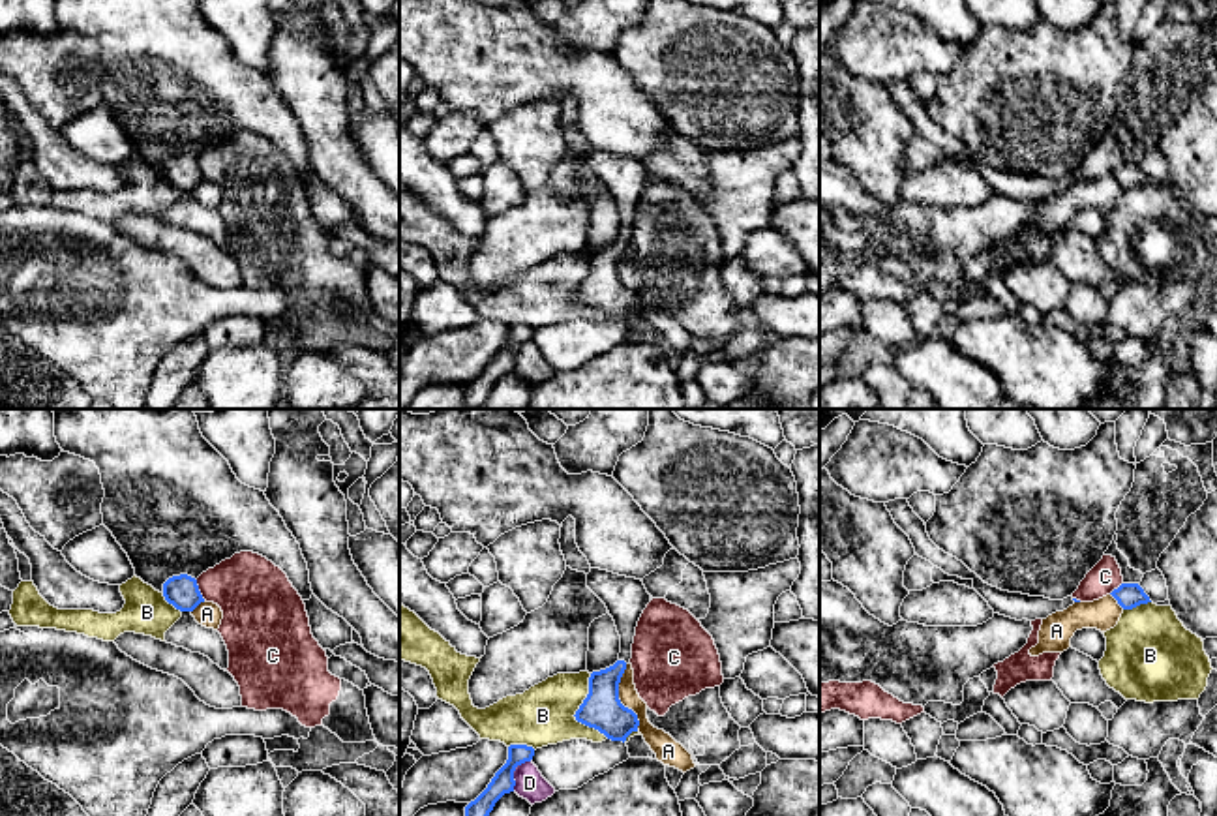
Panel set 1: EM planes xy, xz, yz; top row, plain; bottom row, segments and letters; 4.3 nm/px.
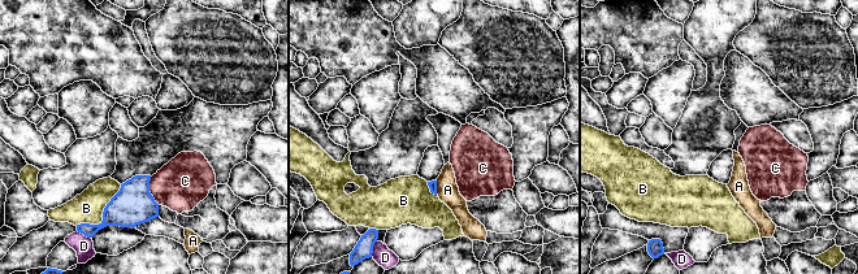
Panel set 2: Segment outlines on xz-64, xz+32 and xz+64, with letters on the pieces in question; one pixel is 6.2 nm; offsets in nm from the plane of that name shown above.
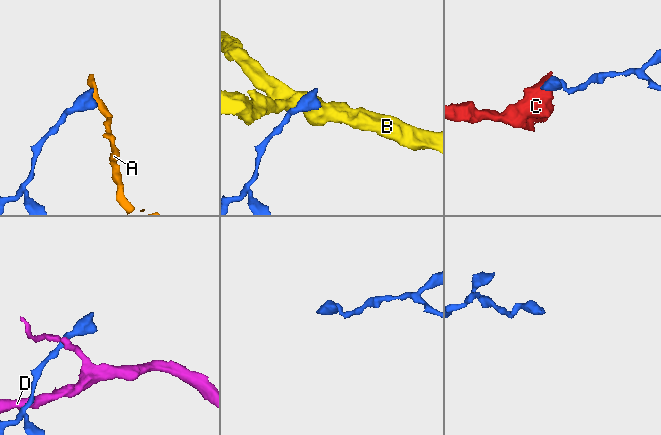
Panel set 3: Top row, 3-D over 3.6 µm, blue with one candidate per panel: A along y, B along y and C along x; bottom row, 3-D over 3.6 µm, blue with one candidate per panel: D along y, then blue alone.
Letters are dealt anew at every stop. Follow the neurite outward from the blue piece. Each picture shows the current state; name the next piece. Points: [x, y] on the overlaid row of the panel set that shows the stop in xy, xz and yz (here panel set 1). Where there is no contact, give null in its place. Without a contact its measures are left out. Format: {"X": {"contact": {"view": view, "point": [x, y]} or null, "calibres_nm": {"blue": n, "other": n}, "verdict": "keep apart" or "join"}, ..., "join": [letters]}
{"A": {"contact": {"view": "xz", "point": [617, 698]}, "calibres_nm": {"blue": 170, "other": 90}, "verdict": "keep apart"}, "B": {"contact": {"view": "xz", "point": [576, 713]}, "calibres_nm": {"blue": 170, "other": 260}, "verdict": "keep apart"}, "C": {"contact": {"view": "xy", "point": [197, 589]}, "calibres_nm": {"blue": 140, "other": 320}, "verdict": "keep apart"}, "D": {"contact": {"view": "xz", "point": [514, 770]}, "calibres_nm": {"blue": 100, "other": 130}, "verdict": "keep apart"}, "join": []}

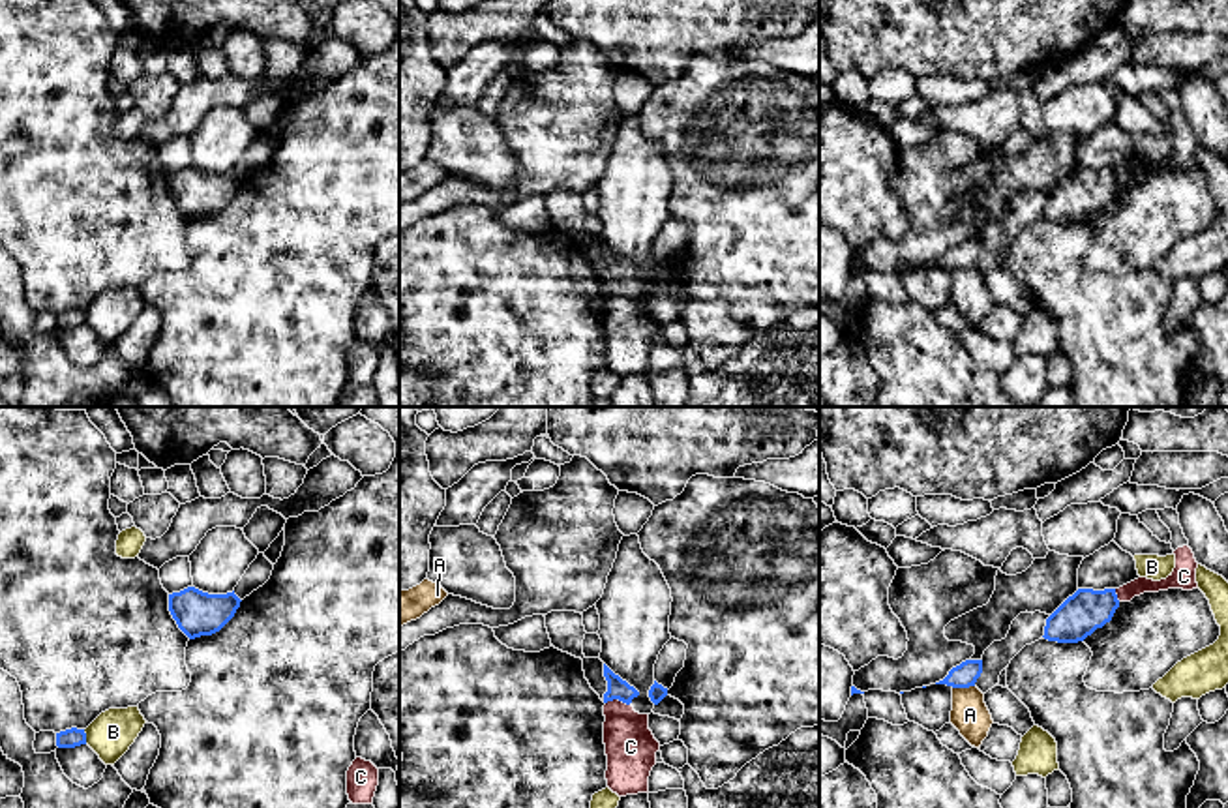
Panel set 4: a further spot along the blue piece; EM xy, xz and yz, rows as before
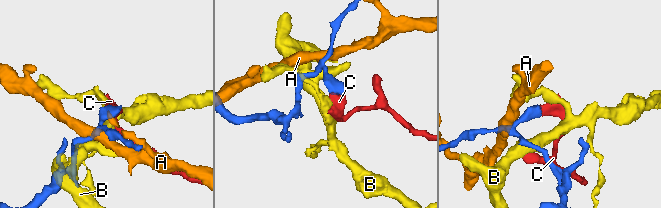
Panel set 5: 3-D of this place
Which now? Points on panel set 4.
{"A": {"contact": {"view": "yz", "point": [962, 687]}, "calibres_nm": {"blue": 110, "other": 160}, "verdict": "keep apart"}, "B": {"contact": {"view": "xy", "point": [85, 737]}, "calibres_nm": {"blue": 80, "other": 190}, "verdict": "keep apart"}, "C": {"contact": {"view": "xz", "point": [617, 698]}, "calibres_nm": {"blue": 90, "other": 220}, "verdict": "join"}, "join": ["C"]}

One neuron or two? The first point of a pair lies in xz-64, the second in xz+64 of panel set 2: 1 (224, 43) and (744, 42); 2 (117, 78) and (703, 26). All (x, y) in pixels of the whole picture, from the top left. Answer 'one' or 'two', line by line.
1: one
2: two

